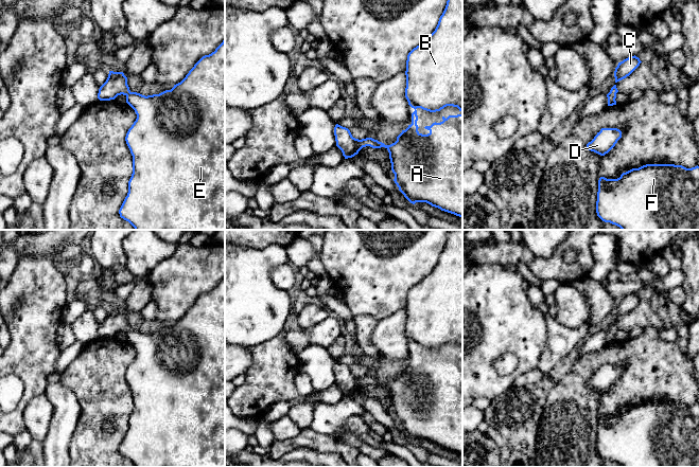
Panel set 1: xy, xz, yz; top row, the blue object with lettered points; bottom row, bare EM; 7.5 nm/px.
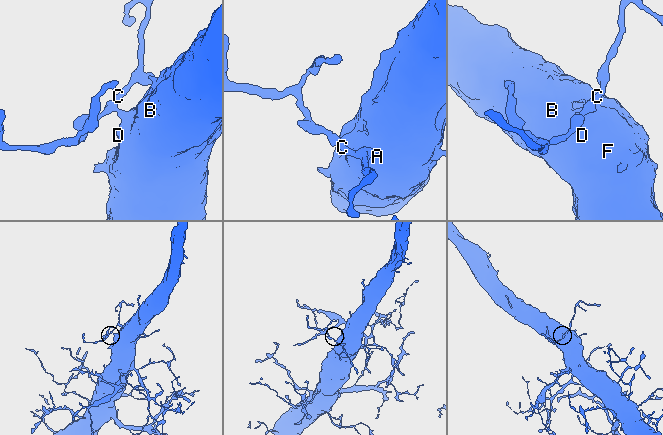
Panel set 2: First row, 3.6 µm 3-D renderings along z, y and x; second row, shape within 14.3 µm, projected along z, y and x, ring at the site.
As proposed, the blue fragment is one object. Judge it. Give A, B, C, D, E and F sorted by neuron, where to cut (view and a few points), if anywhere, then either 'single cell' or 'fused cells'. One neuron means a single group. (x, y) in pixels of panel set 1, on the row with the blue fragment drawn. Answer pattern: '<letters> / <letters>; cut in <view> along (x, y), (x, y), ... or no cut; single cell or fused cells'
A B C D E F; no cut; single cell

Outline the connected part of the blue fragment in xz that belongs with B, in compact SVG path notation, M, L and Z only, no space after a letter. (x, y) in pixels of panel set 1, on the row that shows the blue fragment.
M448 0L445 8L442 13L442 15L439 18L438 24L435 29L435 31L419 46L414 48L407 55L406 60L406 88L405 88L405 97L408 102L408 105L415 109L415 111L412 113L412 124L408 125L408 127L405 130L402 130L402 132L397 137L397 141L390 145L385 145L382 142L379 142L378 140L374 140L372 138L366 138L366 139L355 139L352 137L350 130L346 127L343 127L338 124L334 127L334 136L336 141L336 146L342 150L343 156L345 159L352 158L355 155L359 154L359 151L366 146L370 146L372 148L381 148L385 147L389 152L389 159L391 163L391 170L395 174L395 183L399 187L399 191L404 195L404 197L413 204L416 202L426 202L431 204L432 206L438 208L441 211L454 214L456 216L462 217L462 113L457 115L449 115L447 119L442 116L442 122L440 123L433 123L431 126L425 126L424 128L427 129L430 132L427 134L422 134L418 131L418 115L417 115L417 108L421 108L423 110L430 111L430 112L436 112L440 111L447 106L453 106L457 107L459 111L462 112L462 0Z

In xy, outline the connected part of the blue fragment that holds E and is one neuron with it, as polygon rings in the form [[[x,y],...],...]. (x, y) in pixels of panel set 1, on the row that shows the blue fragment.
[[[225,39],[214,52],[203,56],[180,83],[159,94],[145,96],[132,92],[123,72],[109,71],[106,82],[99,89],[98,98],[110,101],[121,94],[126,96],[126,103],[135,110],[137,119],[125,137],[133,156],[133,174],[128,181],[127,196],[119,210],[120,217],[135,230],[225,230]]]

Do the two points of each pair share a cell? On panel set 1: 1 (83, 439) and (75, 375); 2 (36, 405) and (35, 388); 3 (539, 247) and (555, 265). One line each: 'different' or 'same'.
1: same
2: different
3: different

